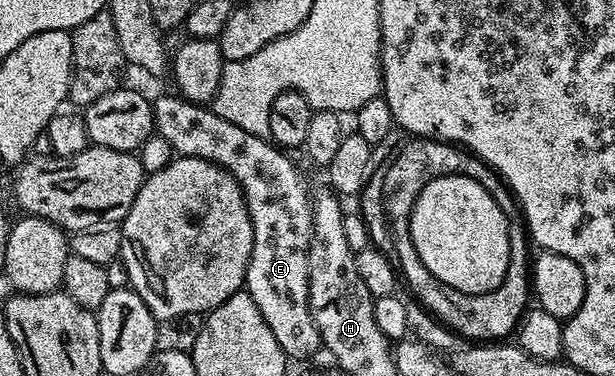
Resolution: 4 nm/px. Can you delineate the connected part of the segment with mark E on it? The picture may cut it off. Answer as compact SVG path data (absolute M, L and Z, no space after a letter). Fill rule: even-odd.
M177 93L162 95L153 100L154 130L164 137L168 145L179 155L196 157L209 163L223 167L240 185L242 196L248 209L248 217L252 221L252 253L246 270L244 289L256 301L256 309L260 309L264 321L268 321L268 329L272 329L272 337L276 337L276 345L285 353L287 360L310 359L317 351L323 350L322 338L316 329L316 321L312 321L310 302L308 301L308 253L310 239L314 236L314 209L312 206L312 187L306 184L302 171L289 159L283 148L275 145L269 138L252 137L252 133L240 129L240 125L232 125L232 121L224 121L209 106L200 103L189 103Z

